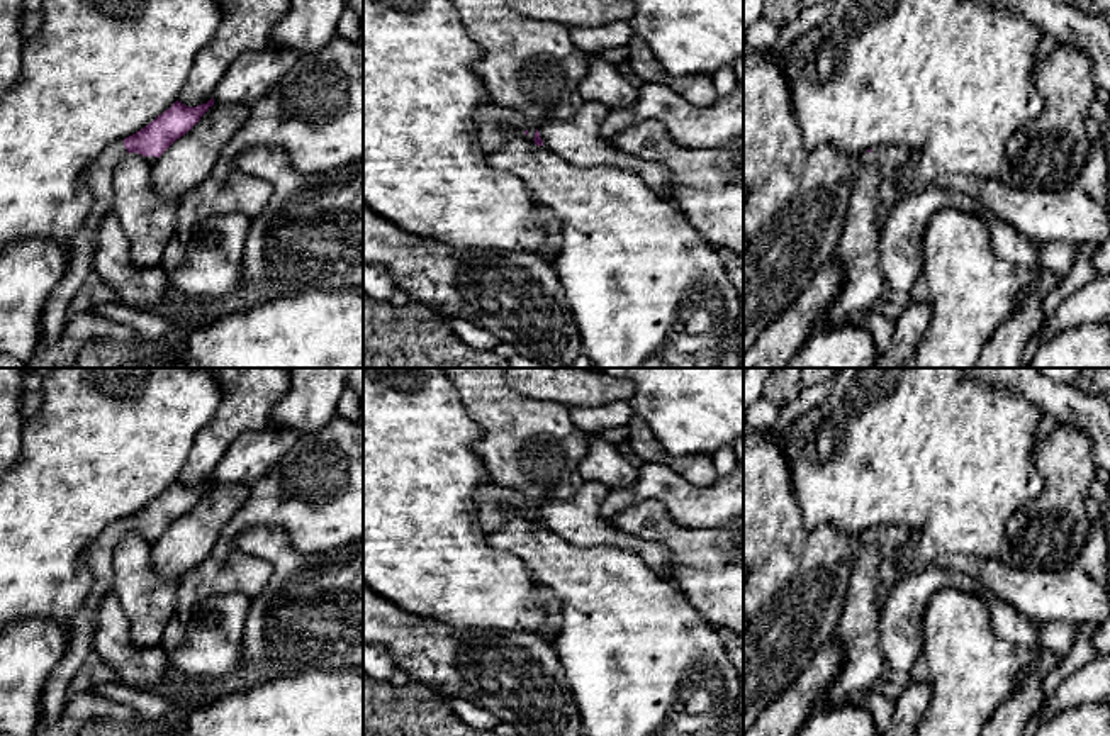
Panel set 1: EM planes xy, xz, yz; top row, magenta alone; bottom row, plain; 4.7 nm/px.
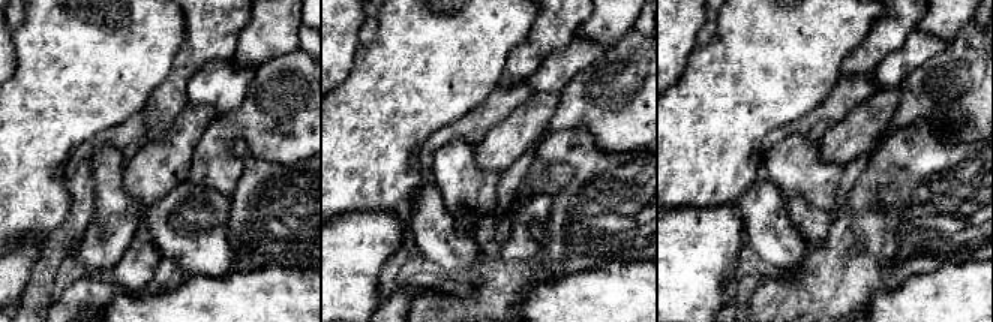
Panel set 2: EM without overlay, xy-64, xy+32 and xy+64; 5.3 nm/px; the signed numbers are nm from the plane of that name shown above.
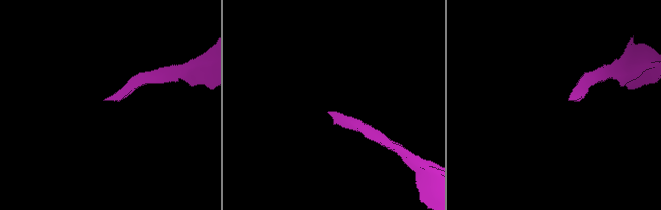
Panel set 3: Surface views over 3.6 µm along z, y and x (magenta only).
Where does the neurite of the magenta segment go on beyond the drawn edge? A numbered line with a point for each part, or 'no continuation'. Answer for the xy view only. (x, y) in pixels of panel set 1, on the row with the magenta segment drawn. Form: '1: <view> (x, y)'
1: xy (82, 248)

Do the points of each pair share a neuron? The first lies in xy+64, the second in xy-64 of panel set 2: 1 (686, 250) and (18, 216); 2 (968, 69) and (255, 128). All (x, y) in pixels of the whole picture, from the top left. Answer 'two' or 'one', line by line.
1: two
2: one

